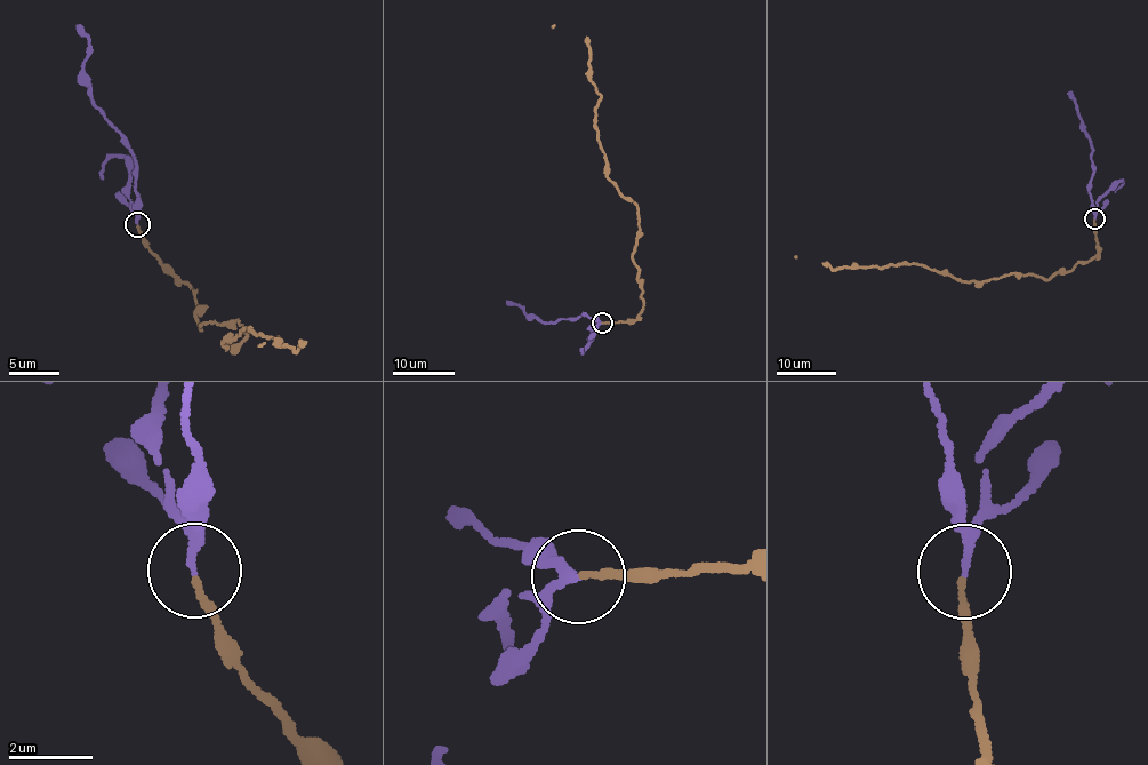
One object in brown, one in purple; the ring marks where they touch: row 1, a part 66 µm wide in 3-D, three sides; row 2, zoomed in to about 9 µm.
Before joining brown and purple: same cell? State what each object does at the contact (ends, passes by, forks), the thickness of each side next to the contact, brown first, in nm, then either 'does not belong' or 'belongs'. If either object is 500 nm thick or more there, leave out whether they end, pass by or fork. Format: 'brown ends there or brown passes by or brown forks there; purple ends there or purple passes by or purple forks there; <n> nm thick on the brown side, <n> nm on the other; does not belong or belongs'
brown ends there; purple passes by; 170 nm thick on the brown side, 150 nm on the other; belongs

